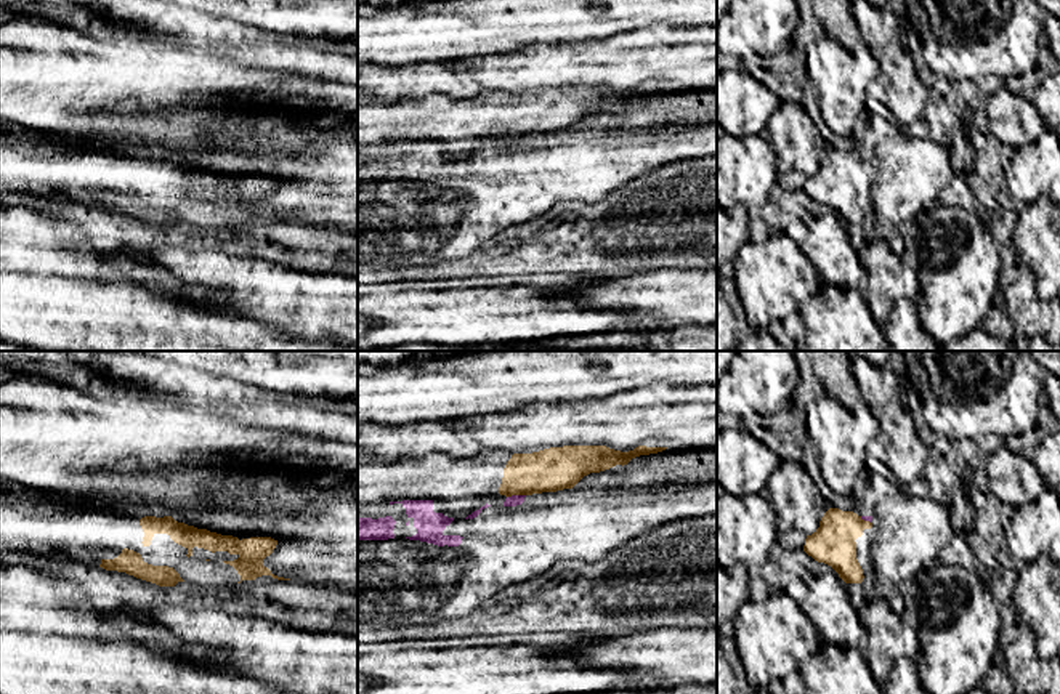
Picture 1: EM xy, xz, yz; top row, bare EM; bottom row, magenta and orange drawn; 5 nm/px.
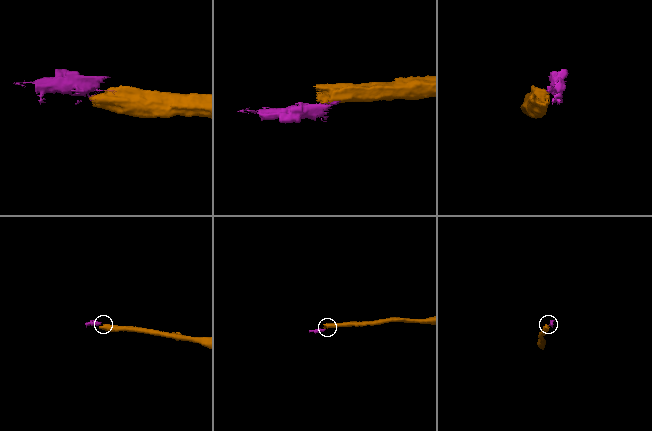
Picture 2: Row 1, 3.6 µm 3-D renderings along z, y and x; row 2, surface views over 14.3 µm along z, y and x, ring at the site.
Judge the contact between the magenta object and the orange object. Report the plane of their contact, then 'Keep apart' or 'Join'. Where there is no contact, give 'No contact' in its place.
Touches magenta in xz. Keep apart

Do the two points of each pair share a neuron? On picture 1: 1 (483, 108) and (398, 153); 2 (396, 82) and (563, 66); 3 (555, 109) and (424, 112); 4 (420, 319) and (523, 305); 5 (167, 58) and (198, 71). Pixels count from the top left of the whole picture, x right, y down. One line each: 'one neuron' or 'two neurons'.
1: two neurons
2: one neuron
3: one neuron
4: one neuron
5: one neuron

